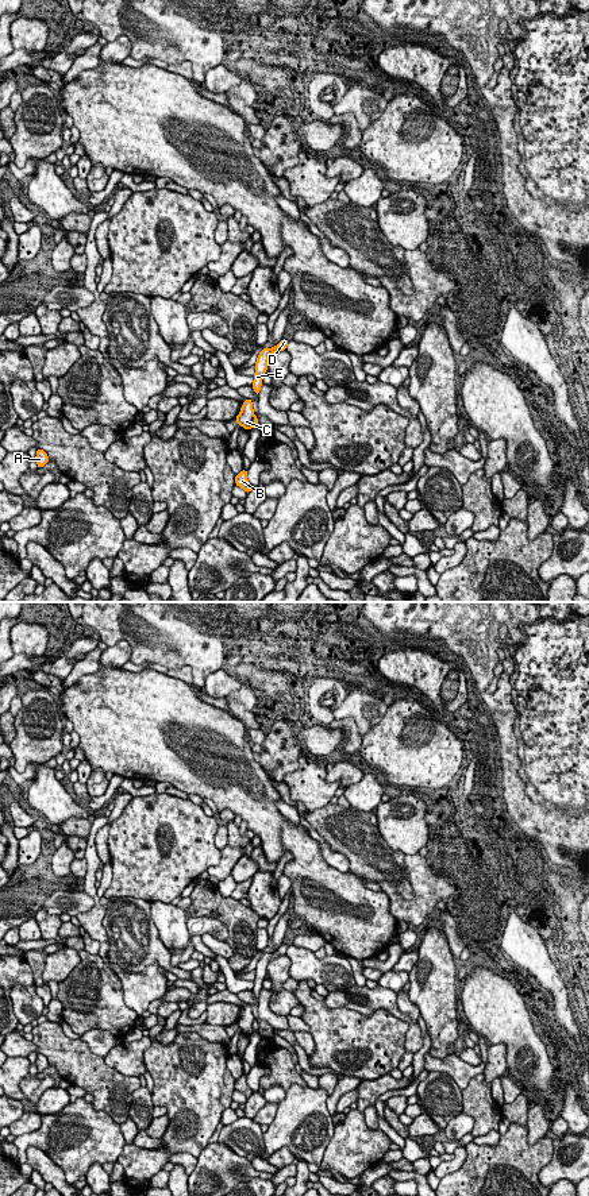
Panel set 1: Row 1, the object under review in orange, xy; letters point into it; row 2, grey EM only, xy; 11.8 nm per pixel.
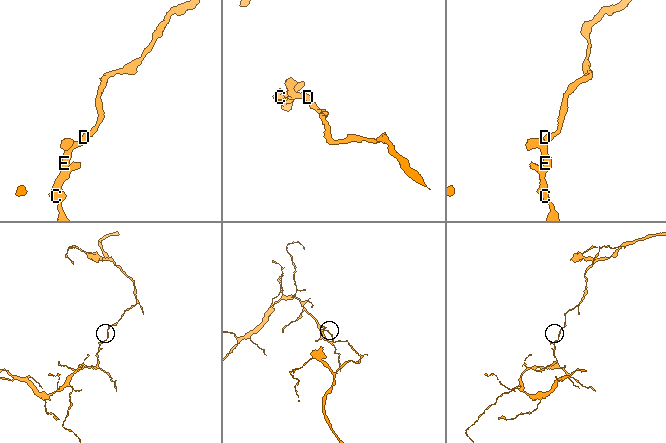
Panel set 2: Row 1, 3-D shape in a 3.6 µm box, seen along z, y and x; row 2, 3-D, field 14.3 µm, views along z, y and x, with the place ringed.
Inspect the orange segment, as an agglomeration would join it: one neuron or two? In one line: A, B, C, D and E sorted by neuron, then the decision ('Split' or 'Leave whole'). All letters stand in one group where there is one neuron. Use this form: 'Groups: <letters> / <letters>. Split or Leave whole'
Groups: A B / C D E. Split

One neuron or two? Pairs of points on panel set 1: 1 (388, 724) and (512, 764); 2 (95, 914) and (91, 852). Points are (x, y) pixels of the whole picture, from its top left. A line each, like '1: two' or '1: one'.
1: two
2: one

